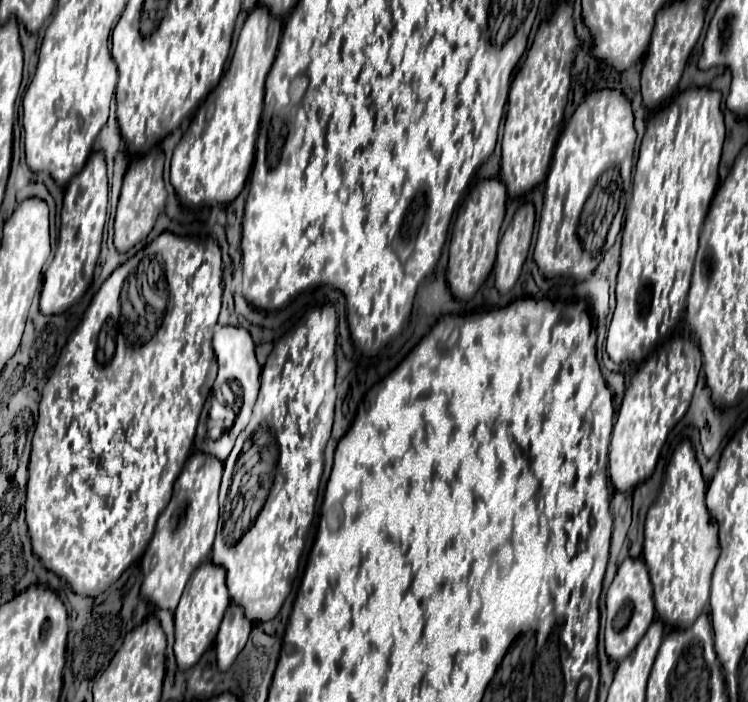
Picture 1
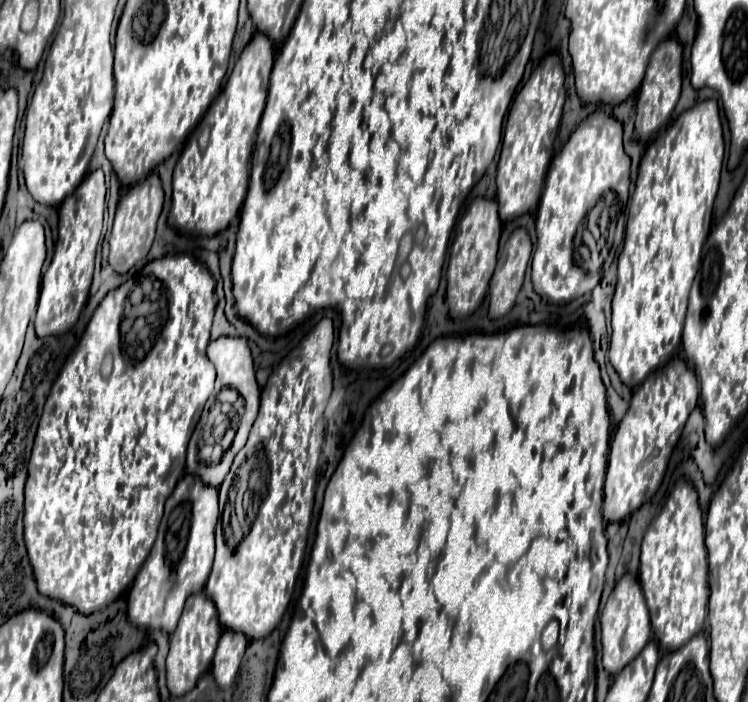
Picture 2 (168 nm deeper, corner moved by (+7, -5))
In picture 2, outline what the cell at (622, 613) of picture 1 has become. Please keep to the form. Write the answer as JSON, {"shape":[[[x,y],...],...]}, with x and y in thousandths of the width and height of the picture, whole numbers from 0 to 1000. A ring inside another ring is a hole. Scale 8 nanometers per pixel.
{"shape":[[[837,815],[824,829],[824,835],[805,869],[802,889],[805,889],[807,954],[813,960],[826,960],[840,943],[845,943],[845,937],[850,937],[850,932],[856,932],[856,926],[864,920],[864,915],[869,909],[869,877],[866,877],[861,846],[858,846],[858,835],[850,826],[850,821],[845,821],[842,815]]]}

